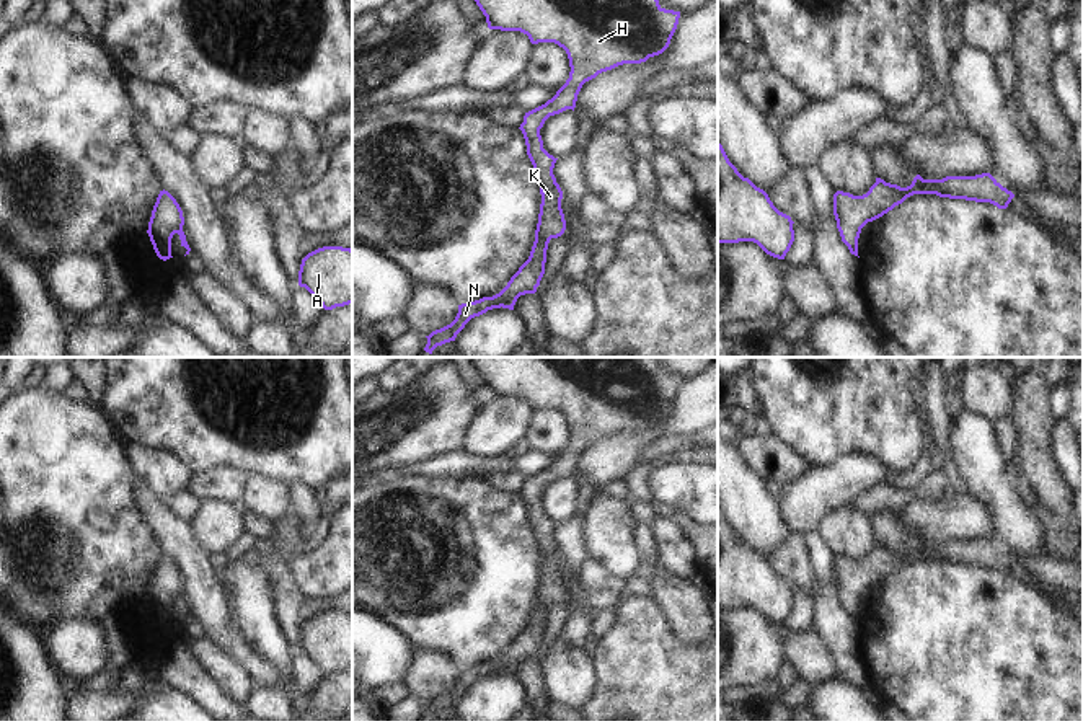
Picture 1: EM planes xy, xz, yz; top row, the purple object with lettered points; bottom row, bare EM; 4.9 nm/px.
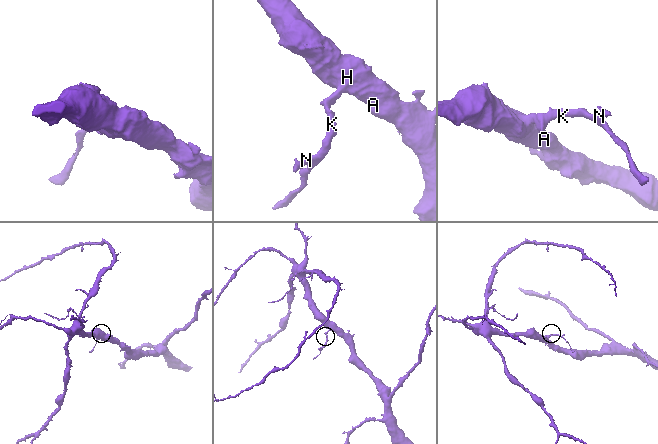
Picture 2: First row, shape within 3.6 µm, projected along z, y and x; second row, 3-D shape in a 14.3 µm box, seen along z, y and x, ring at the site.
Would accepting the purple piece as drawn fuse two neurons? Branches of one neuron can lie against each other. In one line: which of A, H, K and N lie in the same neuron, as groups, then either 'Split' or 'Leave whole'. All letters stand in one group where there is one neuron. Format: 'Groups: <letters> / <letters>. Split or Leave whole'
Groups: A H K N. Leave whole.

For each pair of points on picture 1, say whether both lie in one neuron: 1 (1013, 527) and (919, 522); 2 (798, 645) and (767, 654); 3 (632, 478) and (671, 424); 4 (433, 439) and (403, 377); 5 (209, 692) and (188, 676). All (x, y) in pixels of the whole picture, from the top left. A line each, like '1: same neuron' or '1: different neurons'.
1: different neurons
2: different neurons
3: different neurons
4: different neurons
5: same neuron

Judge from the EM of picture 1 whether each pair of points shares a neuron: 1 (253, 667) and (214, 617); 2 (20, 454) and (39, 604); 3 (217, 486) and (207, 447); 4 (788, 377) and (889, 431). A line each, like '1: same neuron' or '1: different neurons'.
1: same neuron
2: same neuron
3: different neurons
4: same neuron

